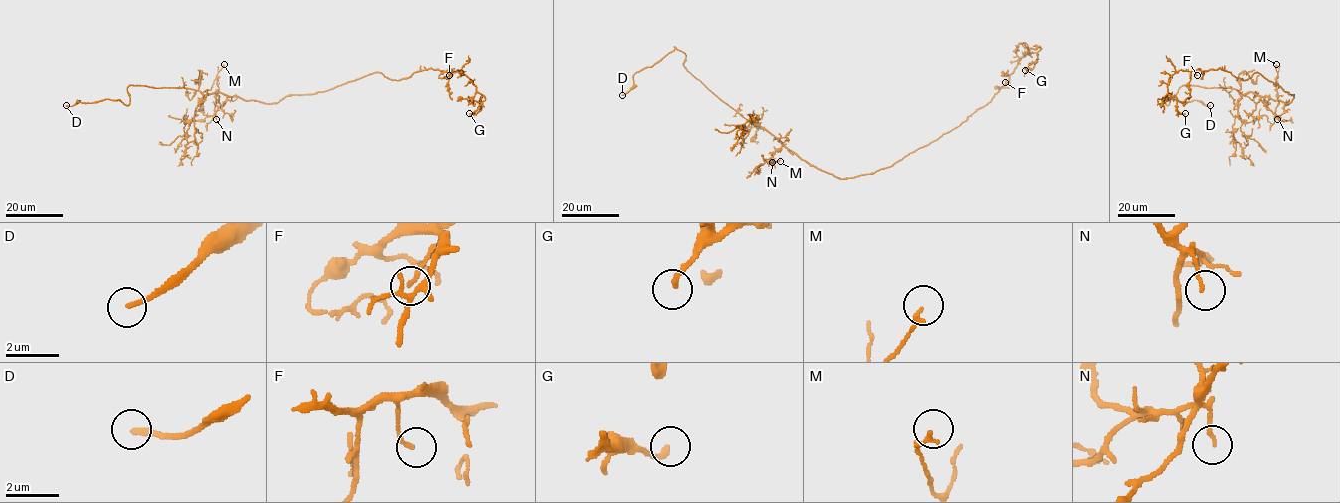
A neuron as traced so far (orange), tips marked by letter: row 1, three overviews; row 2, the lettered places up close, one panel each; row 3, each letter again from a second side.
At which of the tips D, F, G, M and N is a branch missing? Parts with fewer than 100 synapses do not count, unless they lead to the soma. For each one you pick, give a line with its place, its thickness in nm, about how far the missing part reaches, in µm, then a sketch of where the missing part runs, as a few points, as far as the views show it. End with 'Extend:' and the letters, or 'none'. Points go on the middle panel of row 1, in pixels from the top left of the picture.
D: place (622, 95); calibre 190 nm; missing 5 µm
Extend: D

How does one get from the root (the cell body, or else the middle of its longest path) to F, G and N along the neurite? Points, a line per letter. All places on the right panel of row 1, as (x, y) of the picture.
F: (1291, 100), (1292, 94), (1258, 72), (1245, 80), (1220, 68), (1196, 69), (1197, 75)
G: (1291, 100), (1258, 72), (1242, 80), (1220, 68), (1179, 70), (1167, 93), (1185, 113)
N: (1291, 100), (1285, 103), (1266, 96), (1260, 97), (1277, 119)

